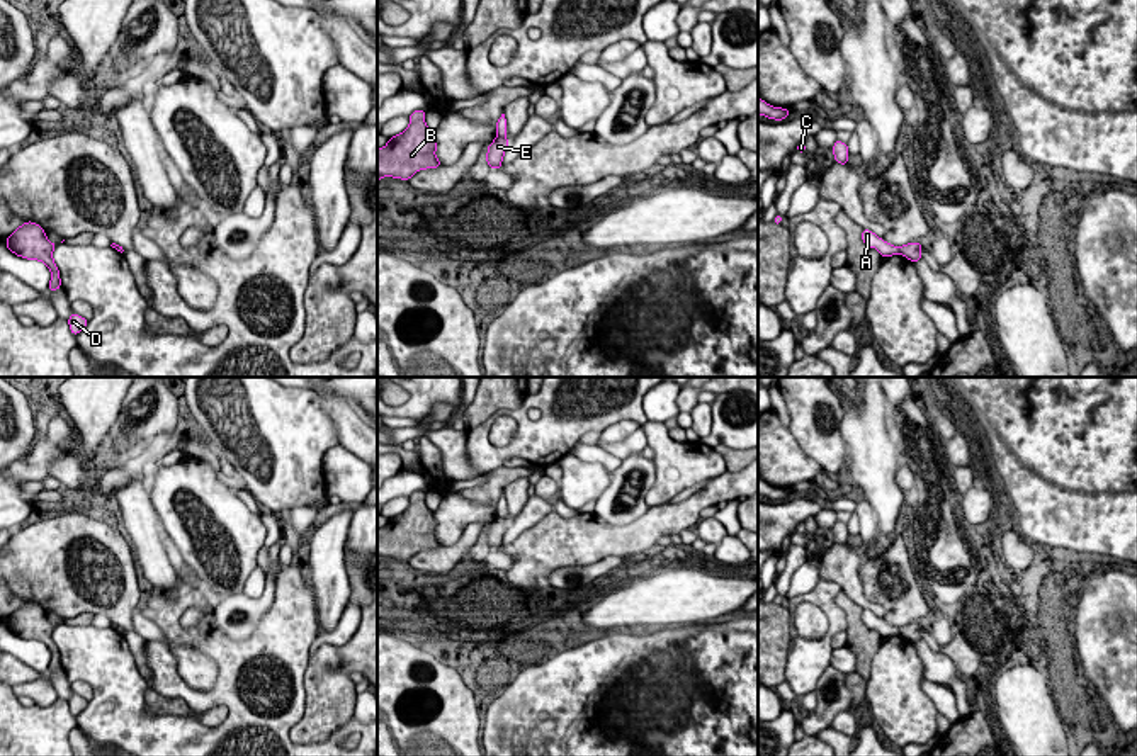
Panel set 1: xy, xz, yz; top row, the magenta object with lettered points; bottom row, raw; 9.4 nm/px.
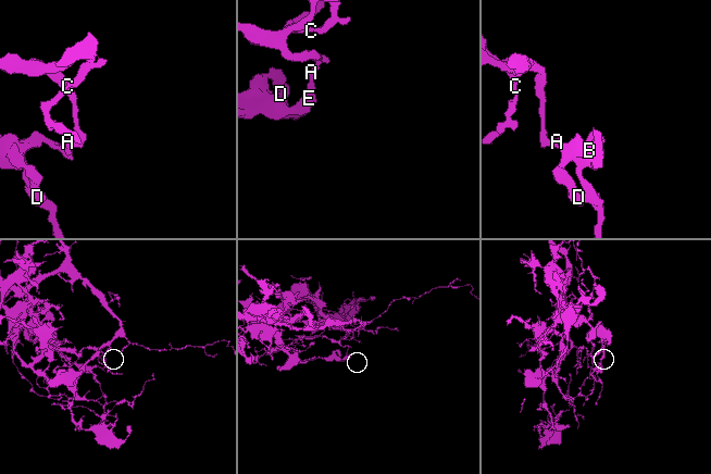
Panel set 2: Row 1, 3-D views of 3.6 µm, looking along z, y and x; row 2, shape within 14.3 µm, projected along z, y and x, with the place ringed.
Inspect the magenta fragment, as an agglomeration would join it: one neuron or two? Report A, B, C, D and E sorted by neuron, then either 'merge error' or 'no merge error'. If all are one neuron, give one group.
A C / B D E | merge error

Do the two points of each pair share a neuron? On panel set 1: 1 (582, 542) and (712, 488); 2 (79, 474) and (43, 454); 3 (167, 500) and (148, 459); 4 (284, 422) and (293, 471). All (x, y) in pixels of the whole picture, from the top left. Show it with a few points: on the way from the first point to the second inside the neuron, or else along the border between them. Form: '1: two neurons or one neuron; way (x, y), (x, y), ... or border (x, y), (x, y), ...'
1: one neuron; way (614, 541), (634, 539), (661, 519), (680, 517)
2: two neurons; border (68, 454), (56, 459), (48, 473)
3: two neurons; border (158, 462), (148, 471)
4: one neuron; way (284, 434), (284, 459)

